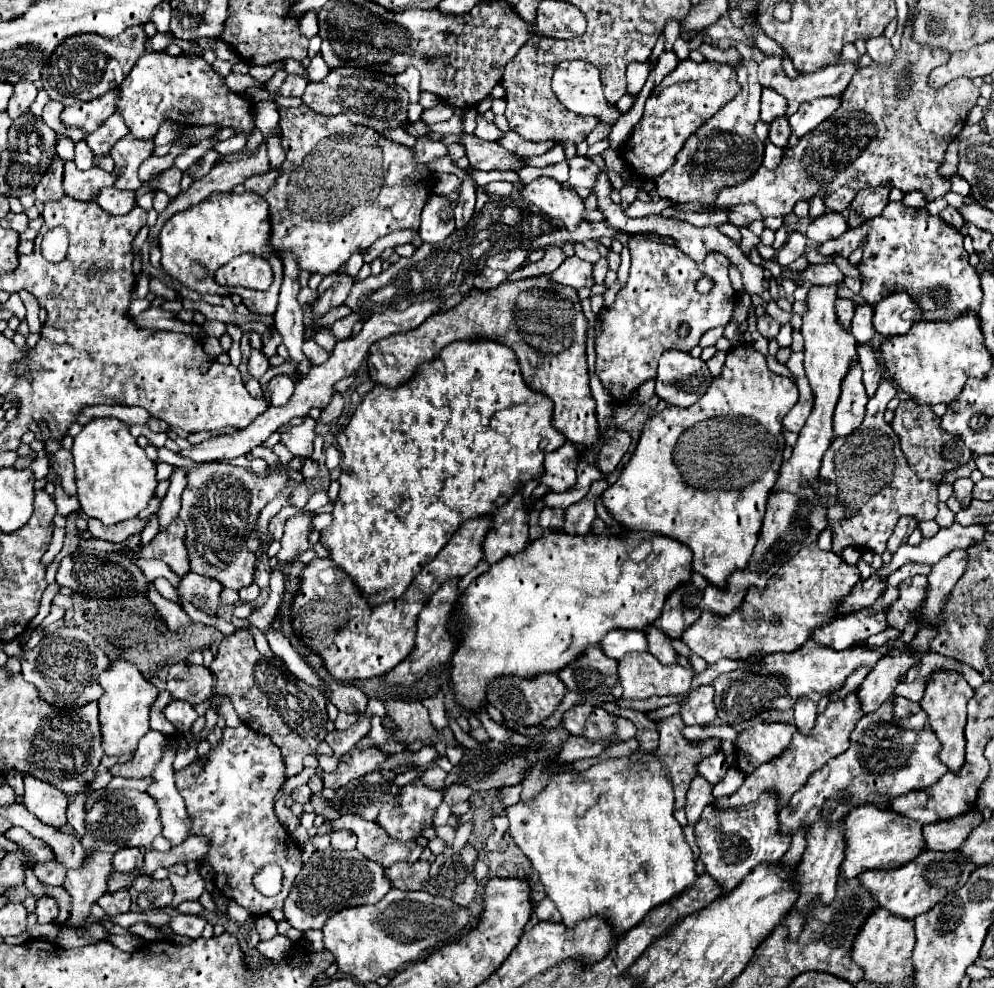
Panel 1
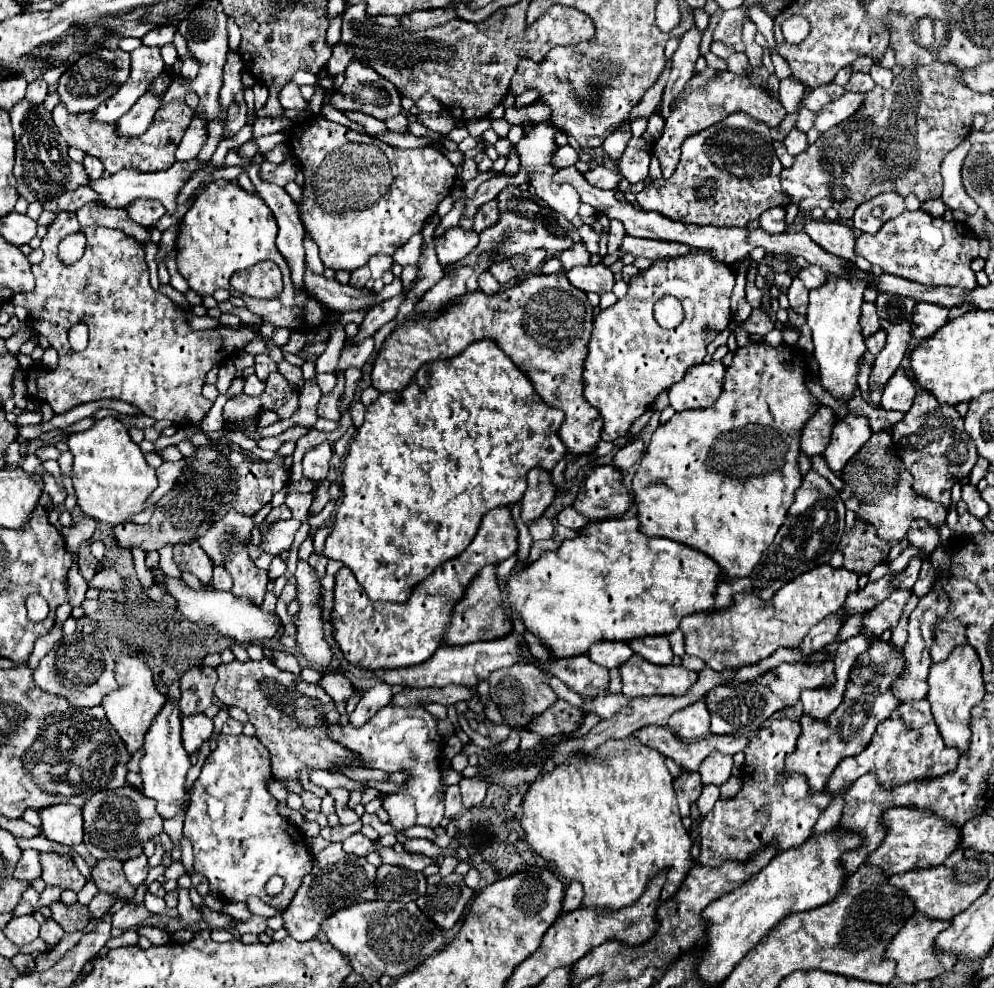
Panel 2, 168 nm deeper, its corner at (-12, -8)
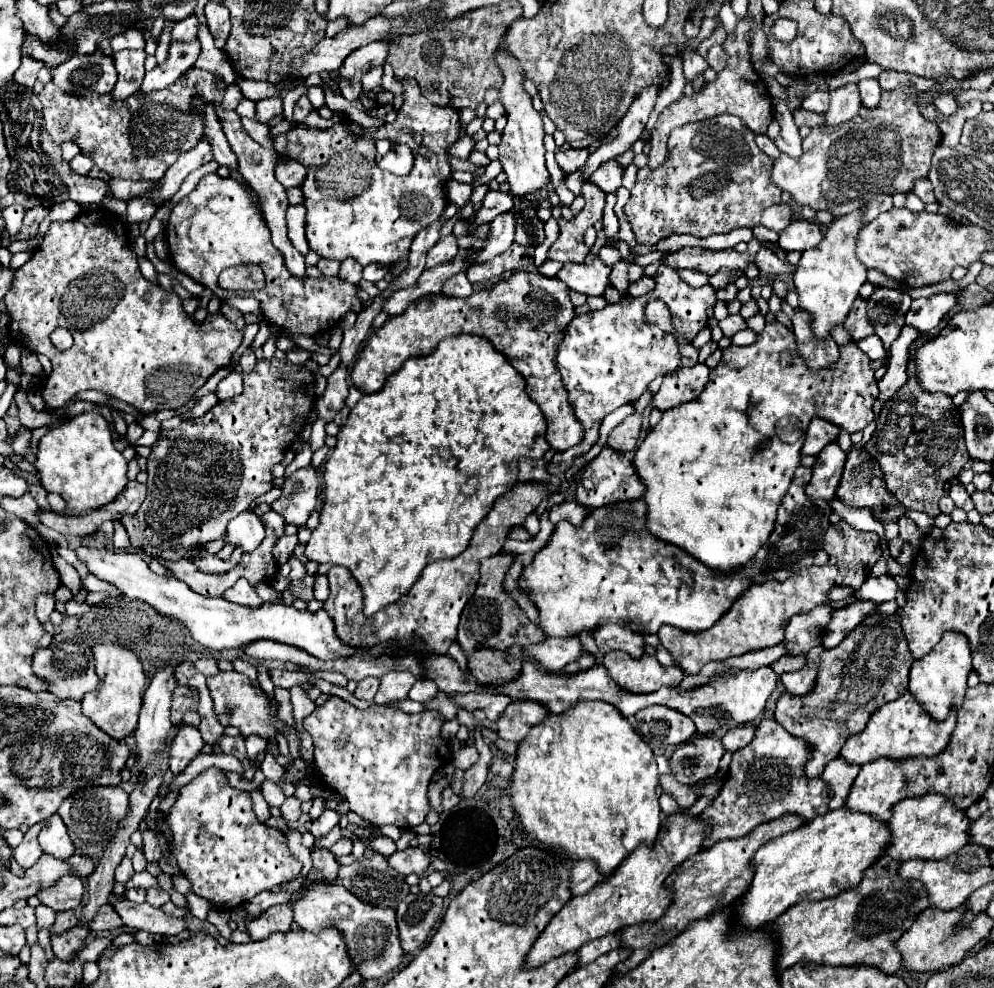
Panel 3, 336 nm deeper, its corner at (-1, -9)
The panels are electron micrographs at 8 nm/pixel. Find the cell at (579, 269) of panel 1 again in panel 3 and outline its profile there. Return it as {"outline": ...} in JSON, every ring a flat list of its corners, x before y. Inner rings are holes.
{"outline":[[589,254,587,260,581,264,575,262,563,264,557,278,567,282,571,290,583,292,587,296,601,296,609,284,609,272,611,272,609,266,605,266,595,254]]}

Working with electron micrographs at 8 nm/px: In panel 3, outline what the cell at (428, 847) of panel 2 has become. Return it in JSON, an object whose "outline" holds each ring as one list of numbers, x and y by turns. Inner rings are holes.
{"outline":[[377,836,371,844,369,842,365,842,365,846,369,848,373,848,373,850,377,850,379,854,383,854,383,856,391,856,395,850,397,850,397,846,395,846,395,842,391,840,391,838,387,838,387,836]]}

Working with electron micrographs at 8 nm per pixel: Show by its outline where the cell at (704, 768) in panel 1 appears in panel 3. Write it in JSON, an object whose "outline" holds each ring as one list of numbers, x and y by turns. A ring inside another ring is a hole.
{"outline":[[695,736,687,744,679,746,671,756,671,770,677,782,695,784,709,776,715,776,719,770,719,760,723,756,723,744,715,736]]}

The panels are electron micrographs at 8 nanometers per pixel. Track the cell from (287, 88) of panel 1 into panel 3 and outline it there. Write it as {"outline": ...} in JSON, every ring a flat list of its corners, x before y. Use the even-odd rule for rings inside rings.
{"outline":[[267,98,257,102,257,118,259,122,269,122,273,116,279,116,283,112,283,100,281,98]]}

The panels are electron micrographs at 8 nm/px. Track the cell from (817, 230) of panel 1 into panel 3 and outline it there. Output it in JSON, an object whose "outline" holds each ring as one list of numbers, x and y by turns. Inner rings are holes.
{"outline":[[793,220,791,226,787,226,787,230,783,230,783,234,779,234,779,246,783,250,809,250,819,246,819,242,823,240,823,230,817,222,811,220]]}

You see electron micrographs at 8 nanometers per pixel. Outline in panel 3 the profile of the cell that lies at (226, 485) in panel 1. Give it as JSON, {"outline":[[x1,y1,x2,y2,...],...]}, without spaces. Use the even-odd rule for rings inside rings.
{"outline":[[241,578,235,586,231,586,225,594,223,594,223,598,227,598,229,602,235,602,235,604,243,604,243,606,259,606,263,600,255,594,255,590,253,590,253,586,245,580,245,578]]}

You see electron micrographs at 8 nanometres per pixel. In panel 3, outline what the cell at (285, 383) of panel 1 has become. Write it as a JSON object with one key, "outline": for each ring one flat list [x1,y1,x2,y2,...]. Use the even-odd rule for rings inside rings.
{"outline":[[277,358,259,360,255,370,243,376,243,394,225,402,217,402,205,416,187,424,179,424,173,430,161,432,161,440,153,444,153,452,147,462,147,498,141,504,141,550,151,544,163,550,169,548,193,548,219,540,227,532,227,524,241,512,249,510,249,504,273,488,271,468,283,460,285,450,295,436,303,430,307,414,315,400,315,380,305,366,295,366]]}

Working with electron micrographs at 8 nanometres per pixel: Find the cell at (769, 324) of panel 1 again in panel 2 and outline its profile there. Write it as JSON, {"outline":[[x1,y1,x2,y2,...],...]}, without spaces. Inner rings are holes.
{"outline":[[752,309,750,317,742,323,742,329,748,333,760,333,766,335,774,329,774,323,770,321,770,317,762,311,762,309]]}

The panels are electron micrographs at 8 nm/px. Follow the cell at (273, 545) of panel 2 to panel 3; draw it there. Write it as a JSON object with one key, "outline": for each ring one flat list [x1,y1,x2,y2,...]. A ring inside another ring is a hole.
{"outline":[[247,510,247,514,239,514,231,526,227,526,227,542,243,548,243,552,253,552,259,542,265,538,265,524,261,518]]}

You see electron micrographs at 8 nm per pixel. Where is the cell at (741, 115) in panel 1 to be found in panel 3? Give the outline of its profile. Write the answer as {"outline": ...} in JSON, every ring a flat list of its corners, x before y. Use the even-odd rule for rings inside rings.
{"outline":[[731,114,715,116,711,120,693,122,675,128,669,136,669,158,663,166,651,170,649,166,637,172,637,182,625,206,629,224,639,244,655,244,669,234,711,236,727,234,735,228,753,228,761,224,761,212,781,202,781,190,771,182,773,160,755,144,755,134]]}

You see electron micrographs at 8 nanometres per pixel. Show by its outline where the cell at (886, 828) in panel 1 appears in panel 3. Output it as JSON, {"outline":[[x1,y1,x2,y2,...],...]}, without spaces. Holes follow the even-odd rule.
{"outline":[[925,794,923,798,905,798,893,806,893,816,889,820,891,840,883,850,885,856,897,862,907,862,913,858,921,860,943,860,967,844,969,818,963,810,955,810,947,798,941,794]]}

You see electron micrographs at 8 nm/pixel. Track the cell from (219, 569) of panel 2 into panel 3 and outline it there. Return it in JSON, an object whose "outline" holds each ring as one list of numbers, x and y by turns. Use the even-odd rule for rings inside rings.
{"outline":[[235,548,233,556,229,560,221,560,215,554,207,554,207,556,199,558,199,560,195,560,195,566,199,570,203,570,203,572,209,572,209,574,213,574,213,572,223,574,227,570,233,570,241,562,241,554,243,554,243,550,239,550,239,548]]}

